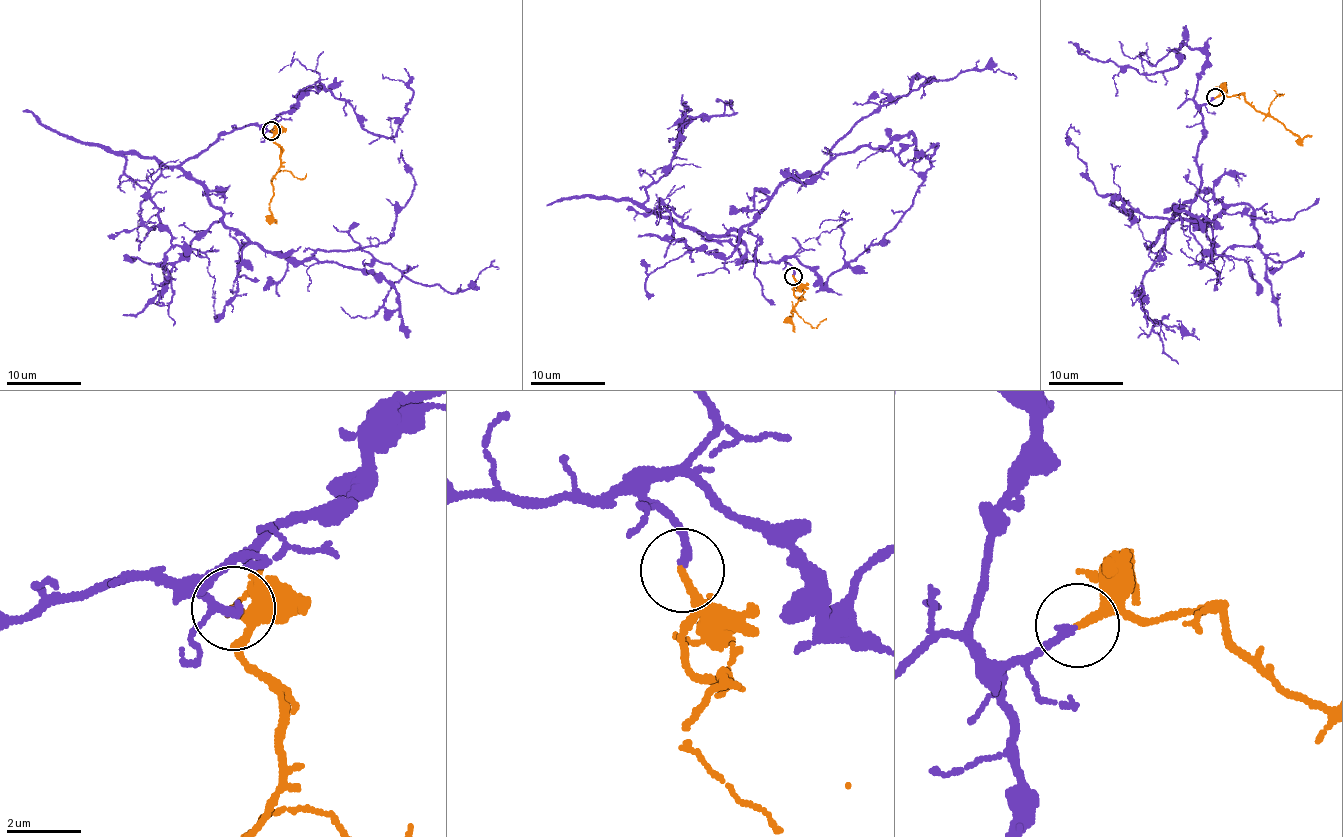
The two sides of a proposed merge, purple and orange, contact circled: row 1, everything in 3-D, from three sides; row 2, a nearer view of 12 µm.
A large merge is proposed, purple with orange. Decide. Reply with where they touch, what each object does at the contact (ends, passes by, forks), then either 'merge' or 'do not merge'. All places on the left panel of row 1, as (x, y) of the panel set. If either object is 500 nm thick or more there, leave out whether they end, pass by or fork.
(271, 130) | purple ends | orange ends | merge

